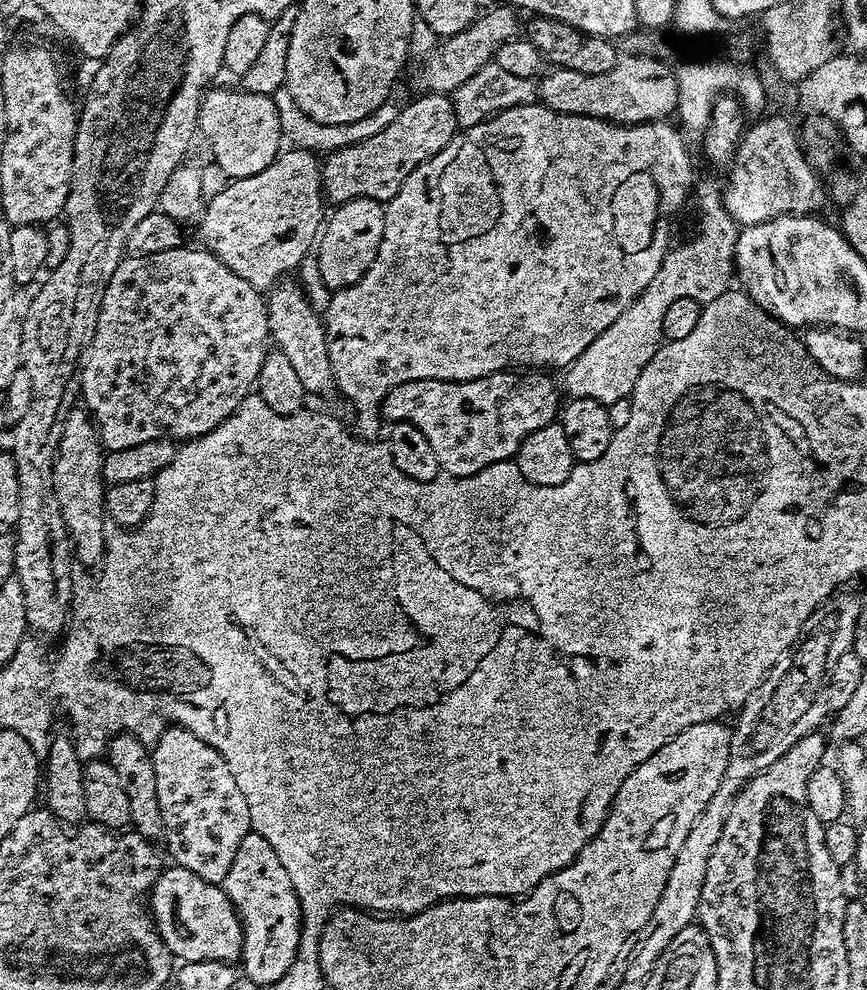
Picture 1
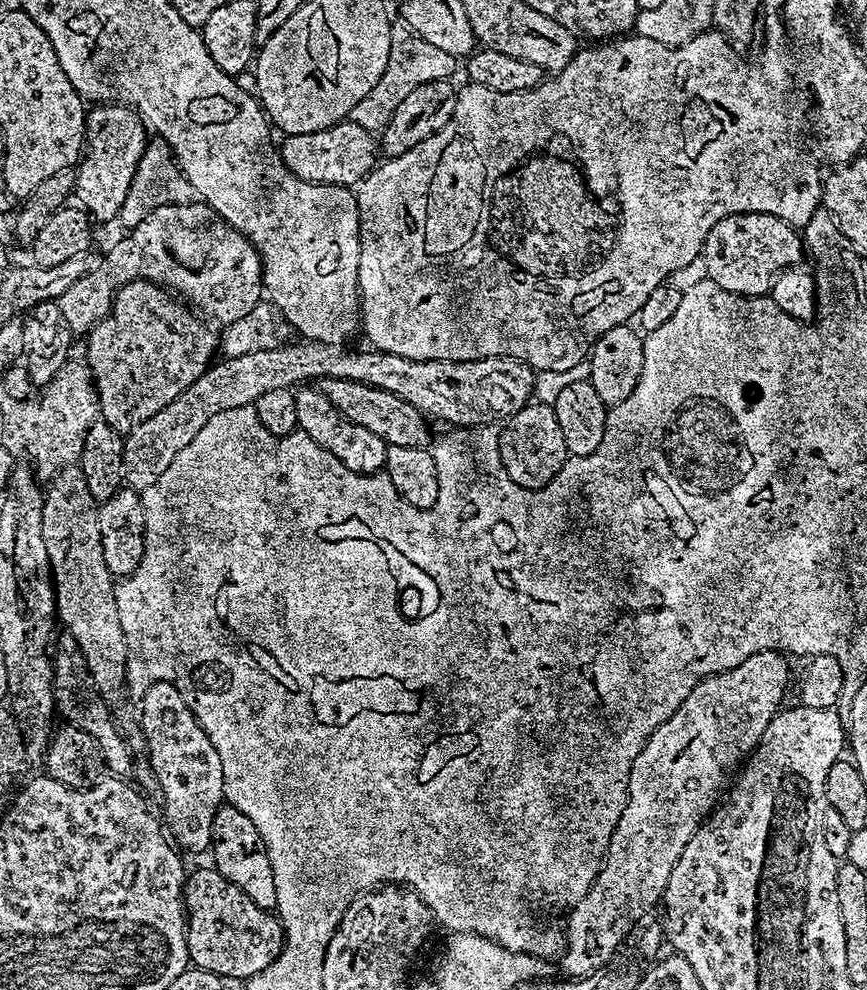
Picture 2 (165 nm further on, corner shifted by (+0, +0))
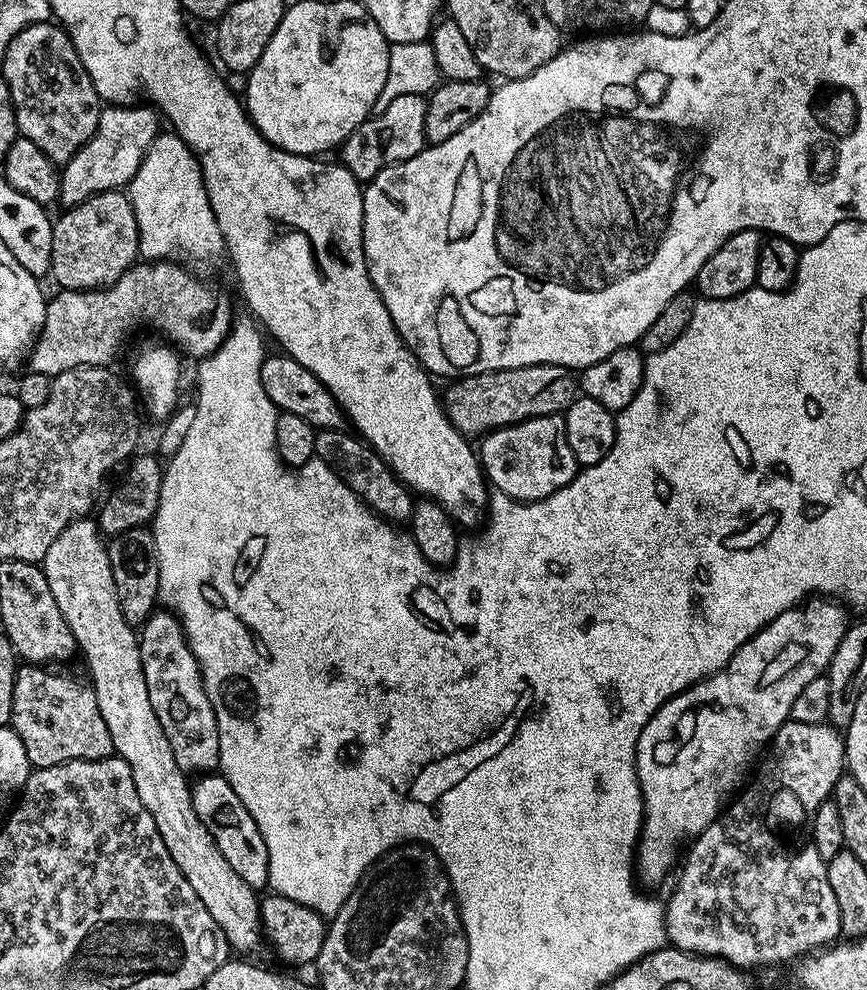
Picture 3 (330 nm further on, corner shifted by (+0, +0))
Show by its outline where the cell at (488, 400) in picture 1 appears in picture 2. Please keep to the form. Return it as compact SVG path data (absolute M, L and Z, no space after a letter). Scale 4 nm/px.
M324 378L319 381L318 390L346 418L366 426L366 430L378 434L390 446L414 446L415 448L428 448L428 424L425 415L390 390L375 388L362 382L343 380L342 378Z

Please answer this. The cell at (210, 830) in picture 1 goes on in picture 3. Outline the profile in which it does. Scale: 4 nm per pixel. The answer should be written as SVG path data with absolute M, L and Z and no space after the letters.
M157 610L152 617L139 629L138 639L140 641L140 657L142 658L142 670L146 674L146 691L150 693L150 706L154 706L154 714L158 714L158 722L162 722L162 730L170 742L170 750L174 750L174 762L178 762L180 769L186 774L208 774L220 763L220 747L218 746L218 722L212 709L210 698L204 689L204 679L200 677L200 663L194 658L194 654L188 645L188 639L184 637L184 628L180 625L180 617L168 610Z

